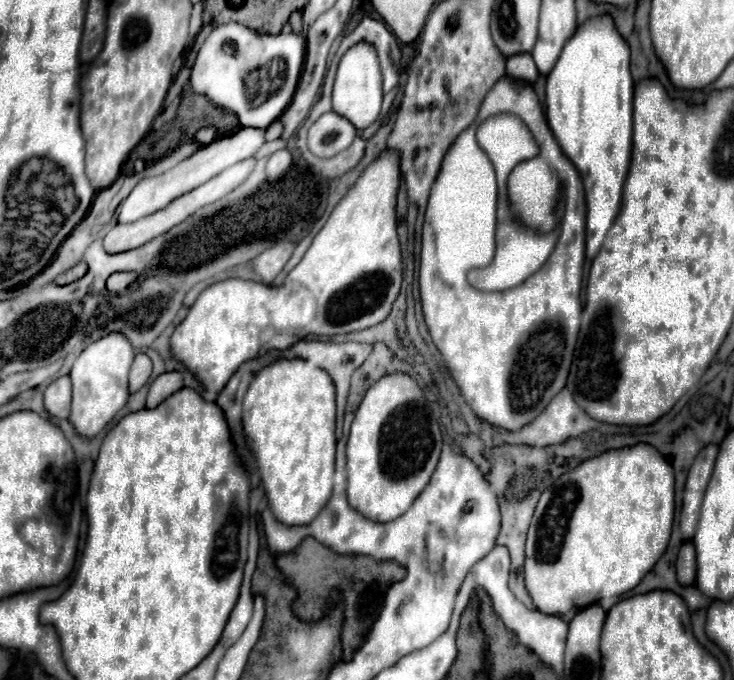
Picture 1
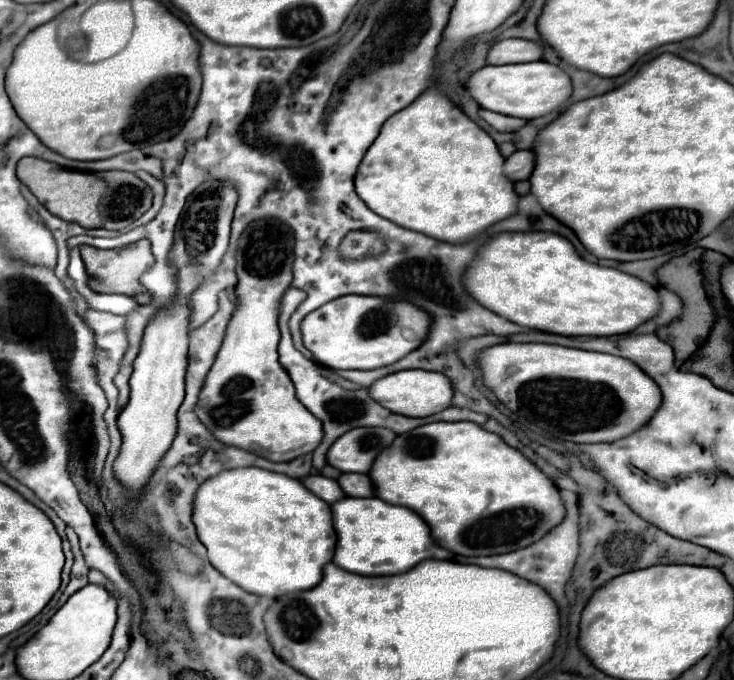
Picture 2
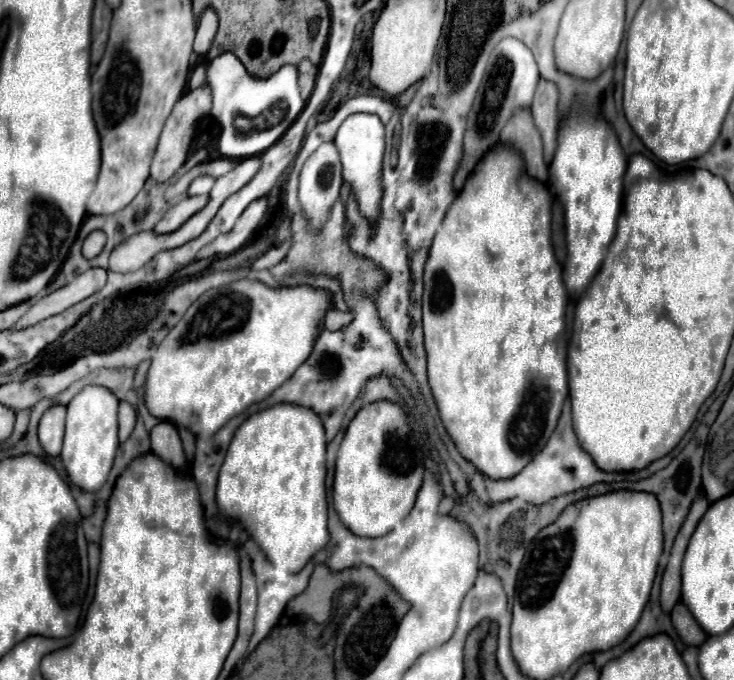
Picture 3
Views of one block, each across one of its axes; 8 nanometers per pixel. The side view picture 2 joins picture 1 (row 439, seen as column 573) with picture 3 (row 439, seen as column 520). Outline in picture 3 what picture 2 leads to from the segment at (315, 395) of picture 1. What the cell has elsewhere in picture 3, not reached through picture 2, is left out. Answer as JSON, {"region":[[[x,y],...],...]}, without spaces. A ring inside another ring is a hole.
{"region":[[[276,404],[244,420],[228,446],[218,474],[216,504],[224,516],[238,520],[252,534],[274,566],[286,572],[304,568],[304,564],[328,544],[326,438],[322,420],[308,406],[298,404]]]}

